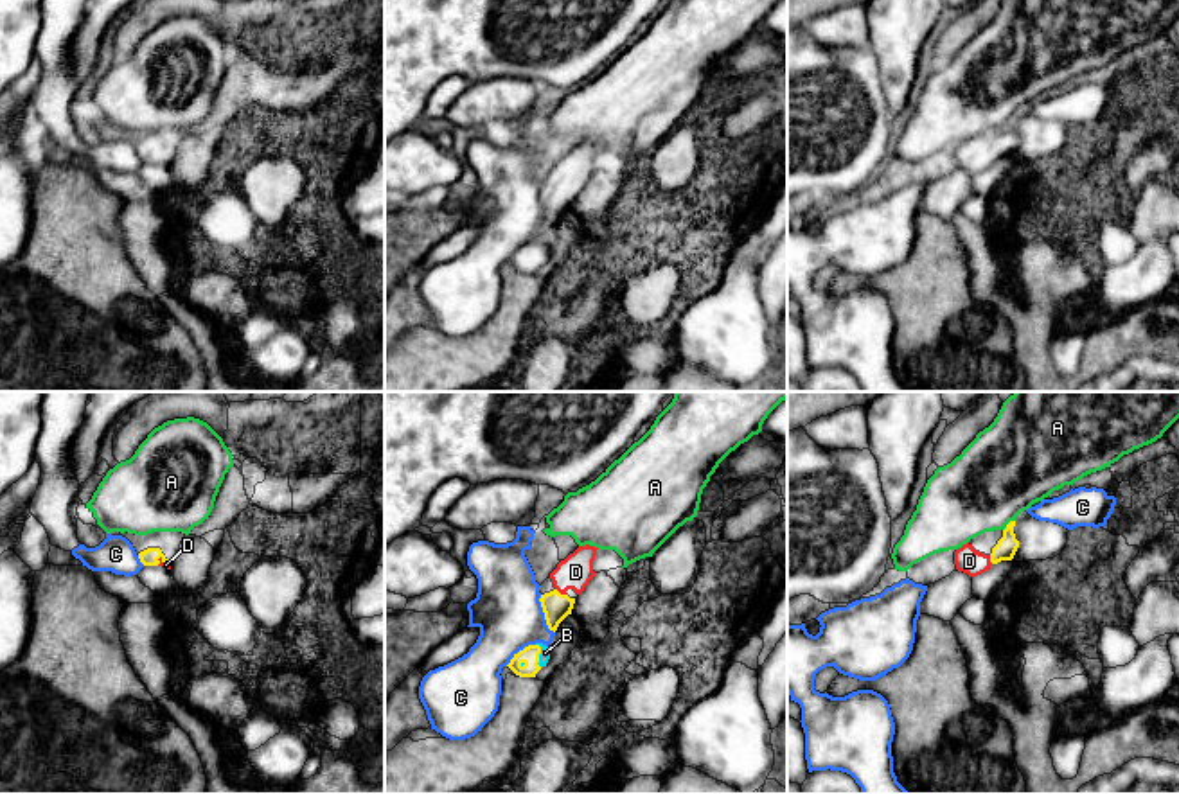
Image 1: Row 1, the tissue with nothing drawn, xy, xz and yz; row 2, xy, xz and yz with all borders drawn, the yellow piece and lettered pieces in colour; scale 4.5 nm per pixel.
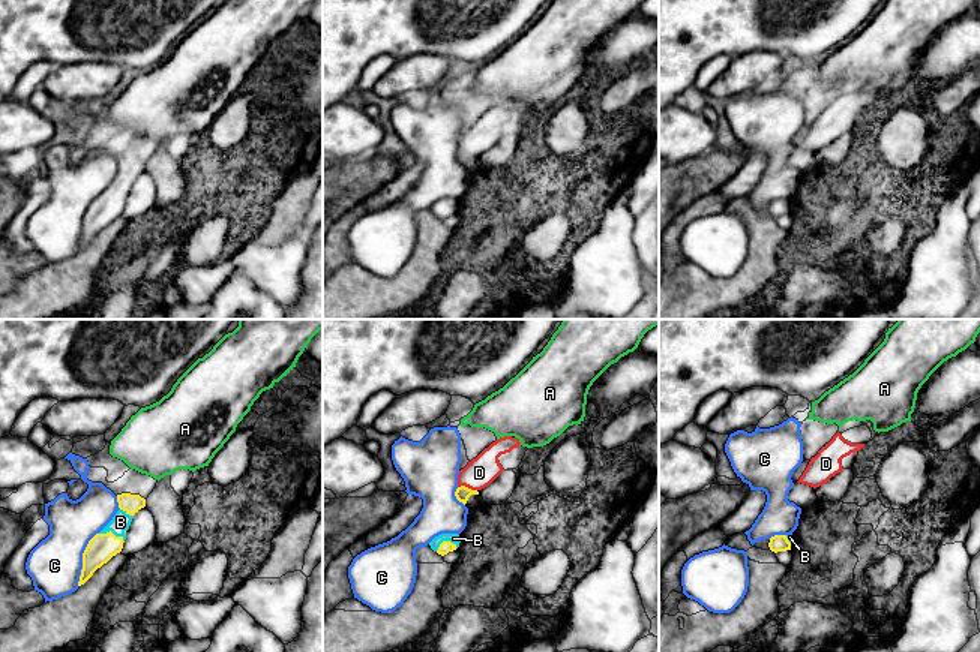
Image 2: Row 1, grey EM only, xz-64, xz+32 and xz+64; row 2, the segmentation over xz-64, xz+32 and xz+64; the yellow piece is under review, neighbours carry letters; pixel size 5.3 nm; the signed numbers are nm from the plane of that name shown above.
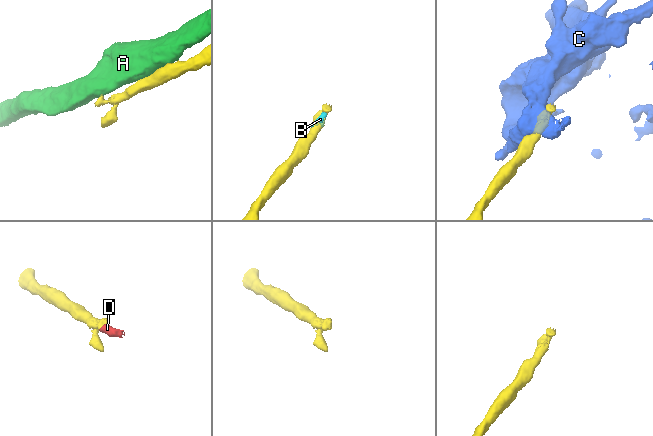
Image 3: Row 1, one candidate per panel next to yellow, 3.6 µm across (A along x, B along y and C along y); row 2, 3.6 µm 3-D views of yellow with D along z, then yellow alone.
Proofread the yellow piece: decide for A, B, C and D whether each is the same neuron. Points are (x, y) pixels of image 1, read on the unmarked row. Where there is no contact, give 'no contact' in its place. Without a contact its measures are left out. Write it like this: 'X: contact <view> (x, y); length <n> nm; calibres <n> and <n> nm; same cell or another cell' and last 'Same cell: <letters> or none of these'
A: contact yz (1007, 123); length 80 nm; calibres 90 and 400 nm; another cell
B: contact xz (538, 254); length 110 nm; calibres 80 and 50 nm; same cell
C: contact xz (545, 212); length 190 nm; calibres 120 and 300 nm; another cell
D: contact xz (559, 191); length 60 nm; calibres 120 and 150 nm; same cell
Same cell: B, D

